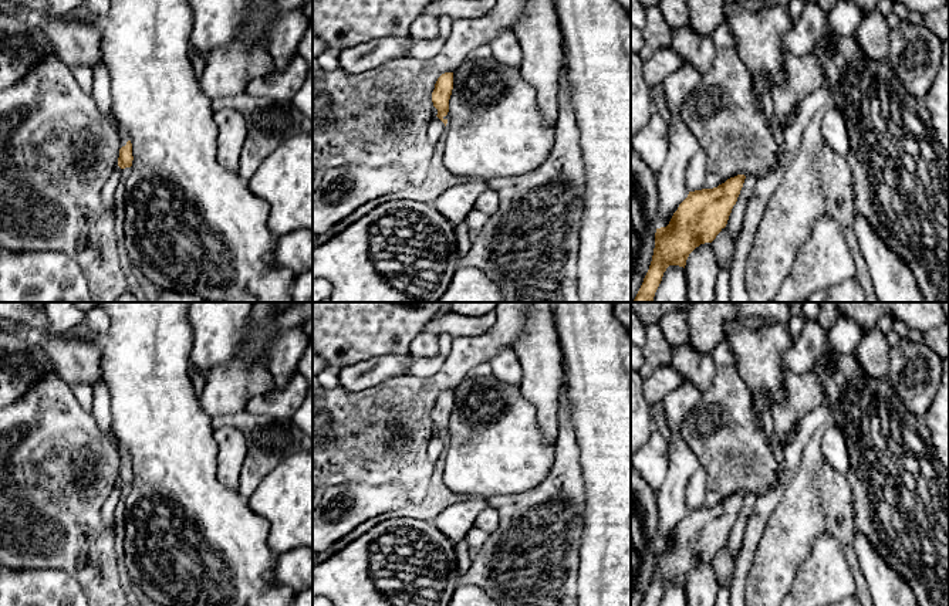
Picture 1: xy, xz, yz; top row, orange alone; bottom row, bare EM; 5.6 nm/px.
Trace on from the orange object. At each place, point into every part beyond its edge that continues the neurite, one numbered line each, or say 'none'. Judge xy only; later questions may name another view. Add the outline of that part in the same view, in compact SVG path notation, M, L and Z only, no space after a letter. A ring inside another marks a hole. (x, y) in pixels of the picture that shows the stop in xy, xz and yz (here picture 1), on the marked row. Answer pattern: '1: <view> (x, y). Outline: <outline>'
1: xy (124, 135). Outline: M114 121L114 122L115 122L116 129L118 129L118 132L119 132L121 148L122 148L122 146L125 146L126 142L129 141L129 135L128 135L128 132L126 132L124 128L121 128L121 126L116 123L116 121Z

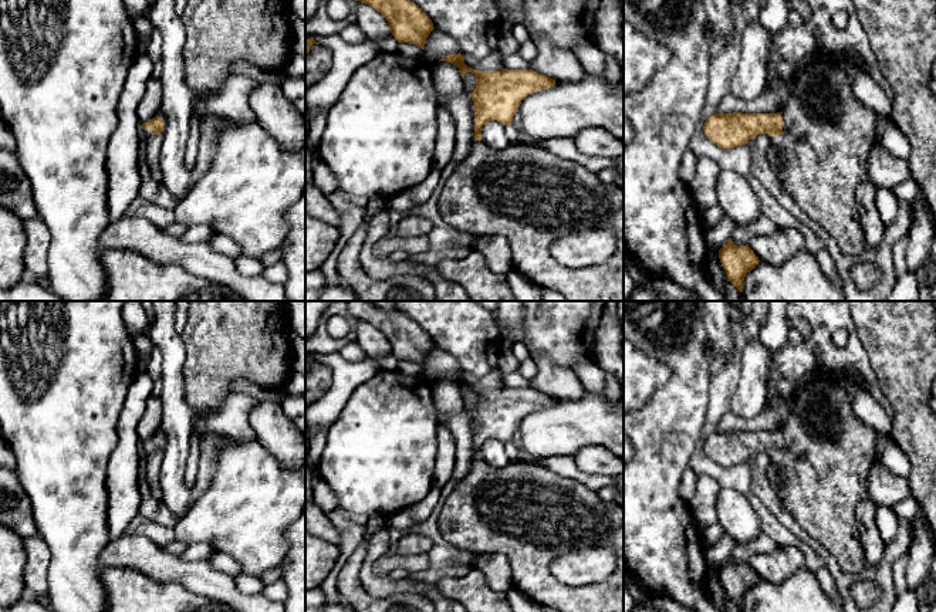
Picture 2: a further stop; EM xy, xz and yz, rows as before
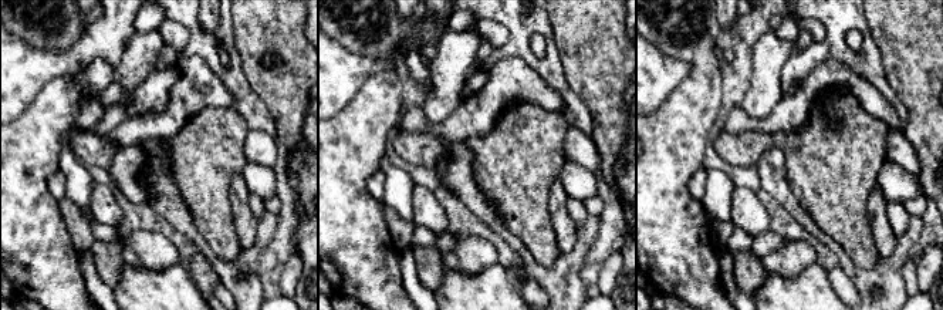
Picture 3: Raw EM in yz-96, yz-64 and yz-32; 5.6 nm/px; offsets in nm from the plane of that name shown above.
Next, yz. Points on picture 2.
1: yz (828, 134). Outline: M818 45L812 51L812 60L807 67L794 71L788 102L781 112L784 121L783 133L770 136L770 139L780 148L784 159L784 165L780 170L784 189L810 219L835 239L844 254L856 257L862 254L868 246L858 216L855 192L862 180L869 179L868 158L878 142L875 129L876 114L854 95L849 78L851 68L866 71L864 61L855 53L847 51L839 54Z

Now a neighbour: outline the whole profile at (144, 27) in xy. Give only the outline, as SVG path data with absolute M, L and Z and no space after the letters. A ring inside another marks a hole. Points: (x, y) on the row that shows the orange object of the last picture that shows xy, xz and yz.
M138 16L134 18L134 26L139 37L151 38L153 34L155 27L152 26L151 20L145 16Z

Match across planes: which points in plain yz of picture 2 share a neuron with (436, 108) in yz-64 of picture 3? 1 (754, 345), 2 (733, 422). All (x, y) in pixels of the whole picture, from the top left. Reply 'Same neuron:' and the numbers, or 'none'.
Same neuron: 1

